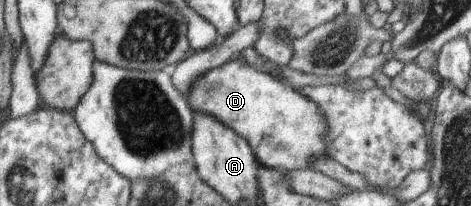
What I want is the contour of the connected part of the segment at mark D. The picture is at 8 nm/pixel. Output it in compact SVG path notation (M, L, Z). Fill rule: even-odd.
M234 56L203 73L187 87L186 102L195 113L205 113L229 127L253 149L258 164L279 172L309 168L315 157L323 157L327 145L325 117L317 105L263 71Z

